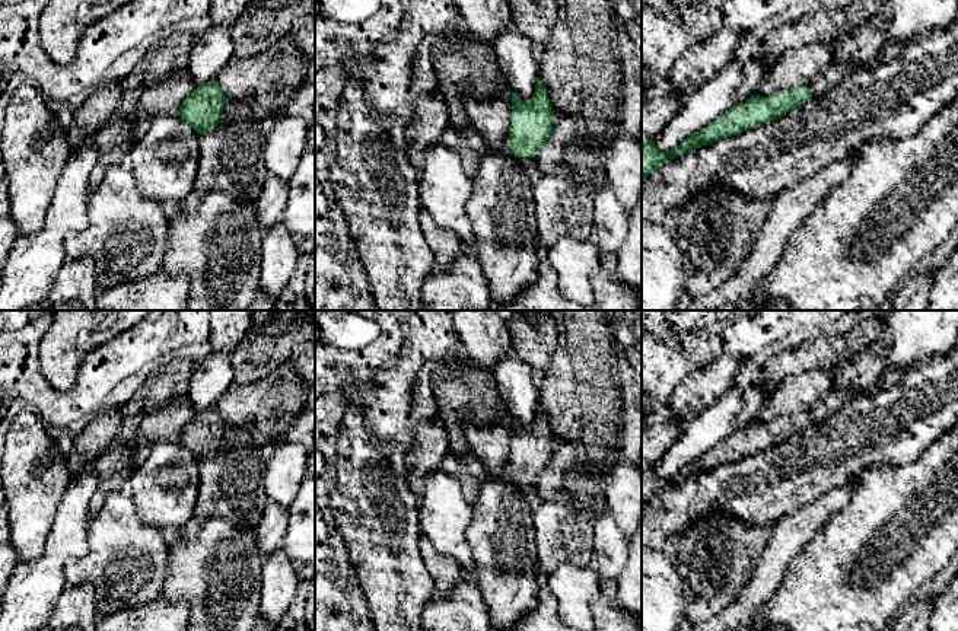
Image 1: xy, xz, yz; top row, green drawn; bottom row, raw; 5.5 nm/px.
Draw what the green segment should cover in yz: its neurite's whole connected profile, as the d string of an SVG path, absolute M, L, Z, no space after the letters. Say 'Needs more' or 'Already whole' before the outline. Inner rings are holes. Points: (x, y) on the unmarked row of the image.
Needs more. M894 370L891 375L887 375L879 383L868 389L831 389L814 404L809 414L799 412L790 417L780 417L766 424L755 421L747 428L733 433L720 444L703 453L698 459L691 460L671 478L659 478L655 472L653 465L646 466L642 471L642 506L647 504L663 490L687 478L707 472L726 463L738 462L747 456L752 456L755 453L779 446L783 440L793 437L803 428L809 427L812 423L827 421L844 404L862 395L869 395L881 391L888 383L900 379L903 373L903 370Z

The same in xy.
Already whole. M213 407L197 414L182 428L178 442L201 462L214 456L227 424Z

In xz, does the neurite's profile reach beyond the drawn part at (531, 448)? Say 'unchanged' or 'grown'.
grown

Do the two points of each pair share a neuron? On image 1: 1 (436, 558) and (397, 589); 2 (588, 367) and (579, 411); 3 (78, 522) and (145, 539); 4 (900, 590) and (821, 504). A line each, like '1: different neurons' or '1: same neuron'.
1: different neurons
2: same neuron
3: different neurons
4: different neurons

